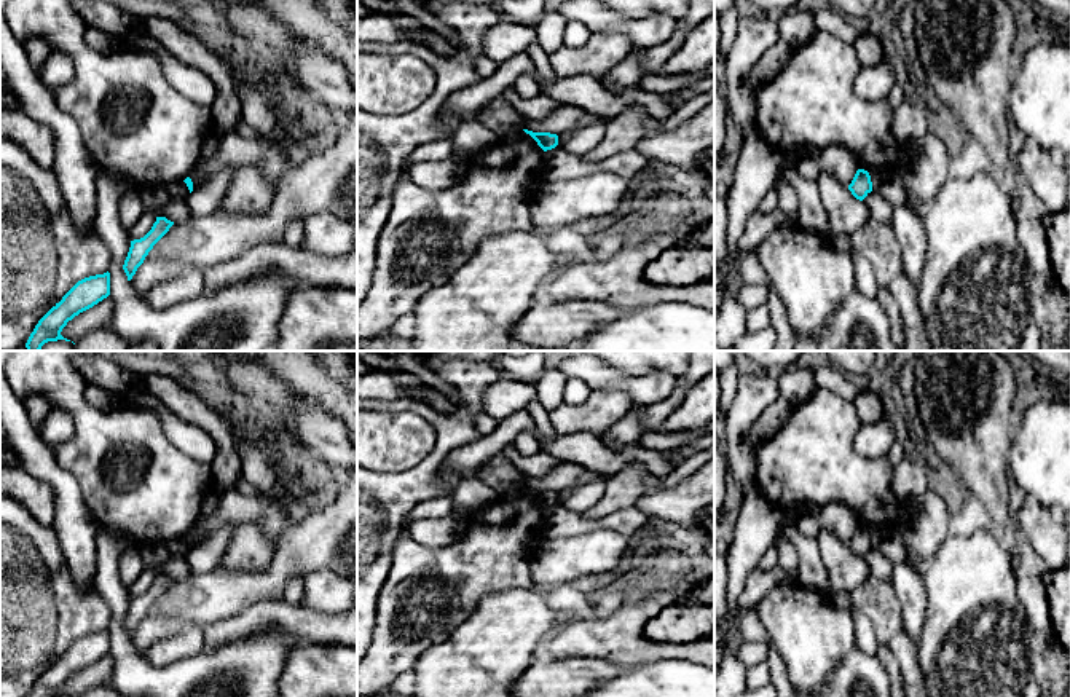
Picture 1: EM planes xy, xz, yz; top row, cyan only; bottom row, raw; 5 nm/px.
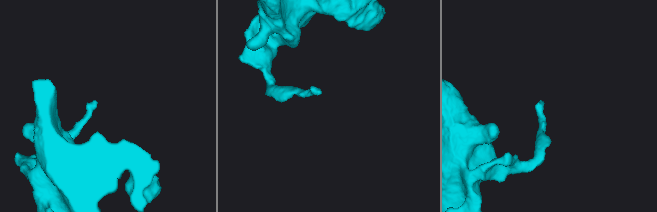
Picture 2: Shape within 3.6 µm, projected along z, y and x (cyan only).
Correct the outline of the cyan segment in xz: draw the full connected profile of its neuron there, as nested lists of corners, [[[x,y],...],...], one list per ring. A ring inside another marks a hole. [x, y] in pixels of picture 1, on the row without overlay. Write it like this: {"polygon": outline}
{"polygon": [[[523,486],[523,488],[526,491],[529,491],[544,509],[552,507],[558,502],[558,493],[557,491],[533,490],[533,488],[528,488],[528,486]]]}

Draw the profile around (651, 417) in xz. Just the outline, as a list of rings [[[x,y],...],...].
[[[679,383],[662,402],[643,408],[635,407],[628,415],[638,415],[646,429],[659,429],[665,418],[681,405],[689,389],[690,386]]]

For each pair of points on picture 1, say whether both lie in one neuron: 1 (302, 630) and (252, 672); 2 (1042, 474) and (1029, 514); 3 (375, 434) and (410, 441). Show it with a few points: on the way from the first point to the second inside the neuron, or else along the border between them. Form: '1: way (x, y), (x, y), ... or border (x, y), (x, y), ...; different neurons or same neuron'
1: border (254, 632), (279, 627), (291, 638), (298, 640); different neurons
2: border (1026, 493), (1030, 493), (1053, 511); different neurons
3: way (383, 441), (402, 441); same neuron

